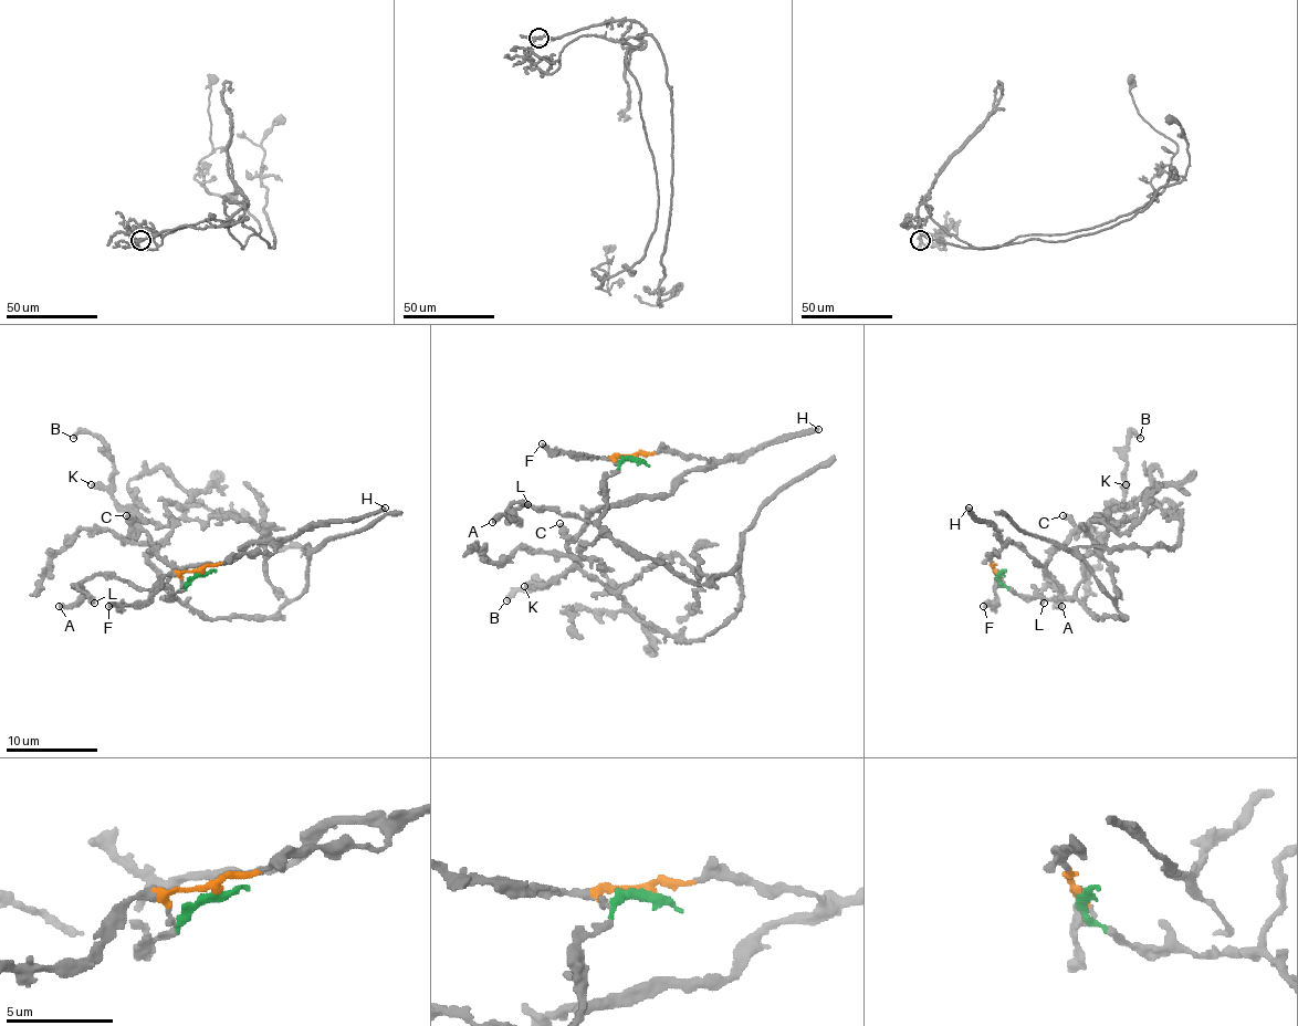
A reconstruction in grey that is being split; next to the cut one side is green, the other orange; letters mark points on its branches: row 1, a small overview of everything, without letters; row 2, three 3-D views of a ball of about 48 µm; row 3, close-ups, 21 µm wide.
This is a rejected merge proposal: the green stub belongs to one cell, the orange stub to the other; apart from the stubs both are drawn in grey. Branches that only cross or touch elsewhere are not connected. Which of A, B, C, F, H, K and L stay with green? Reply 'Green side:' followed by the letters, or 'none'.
Green side: none

